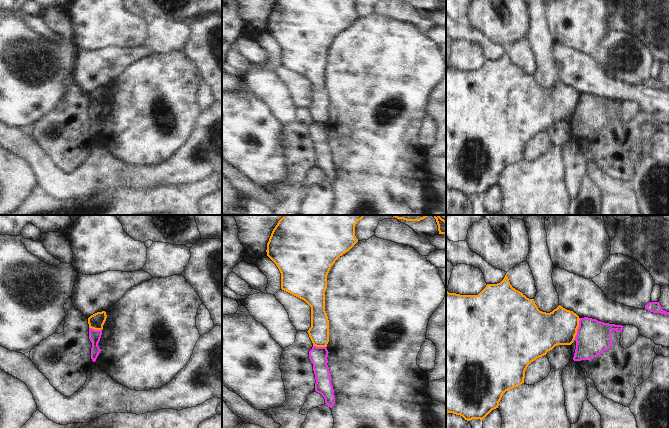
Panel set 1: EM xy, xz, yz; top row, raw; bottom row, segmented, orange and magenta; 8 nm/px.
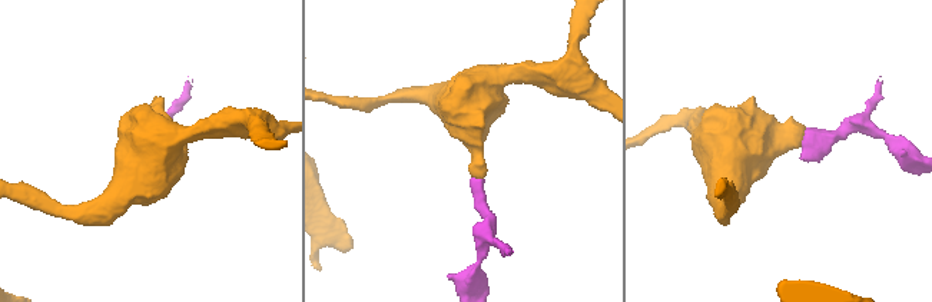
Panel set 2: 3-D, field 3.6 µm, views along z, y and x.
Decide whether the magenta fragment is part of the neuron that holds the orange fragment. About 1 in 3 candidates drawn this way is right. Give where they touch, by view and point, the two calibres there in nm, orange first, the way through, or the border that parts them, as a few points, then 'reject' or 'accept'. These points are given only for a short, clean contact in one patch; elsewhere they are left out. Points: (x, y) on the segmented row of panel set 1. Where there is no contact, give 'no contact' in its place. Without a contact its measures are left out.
contact yz (577, 328); calibres 280 and 280 nm; border yz (580, 318), (574, 339); reject

